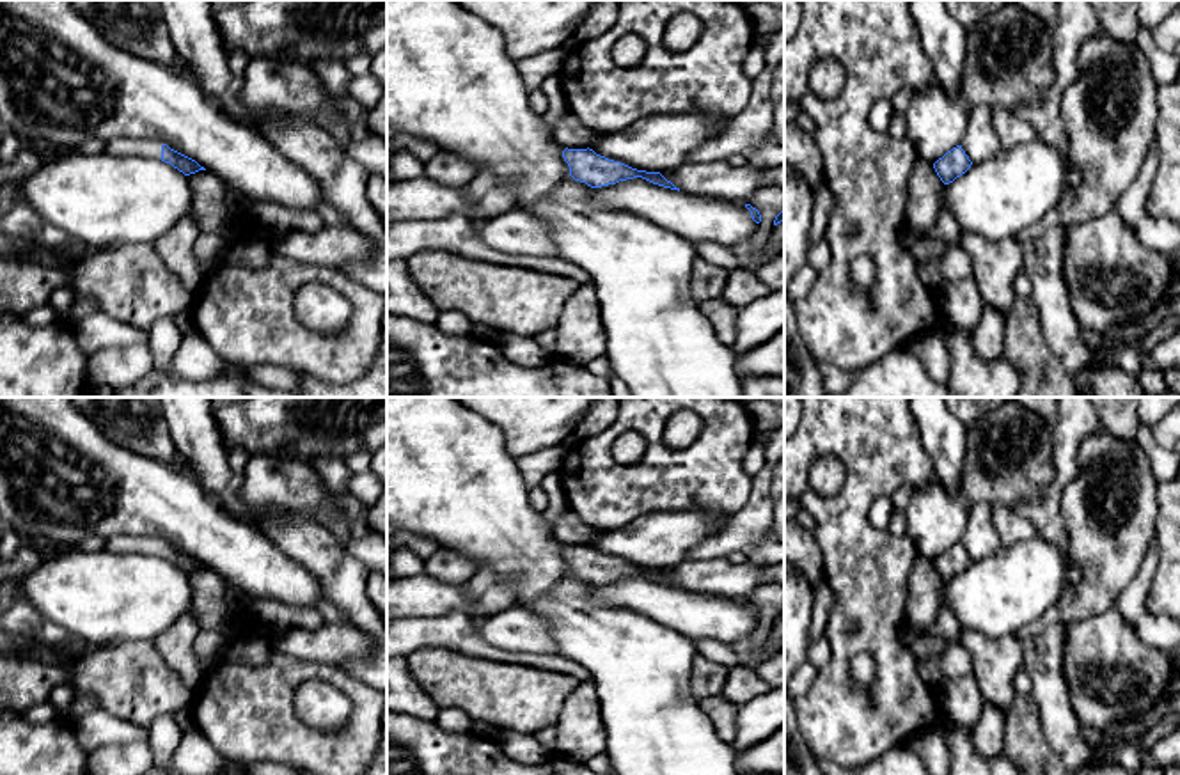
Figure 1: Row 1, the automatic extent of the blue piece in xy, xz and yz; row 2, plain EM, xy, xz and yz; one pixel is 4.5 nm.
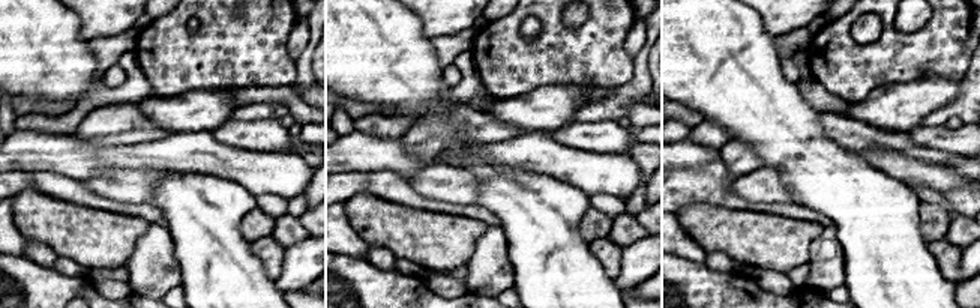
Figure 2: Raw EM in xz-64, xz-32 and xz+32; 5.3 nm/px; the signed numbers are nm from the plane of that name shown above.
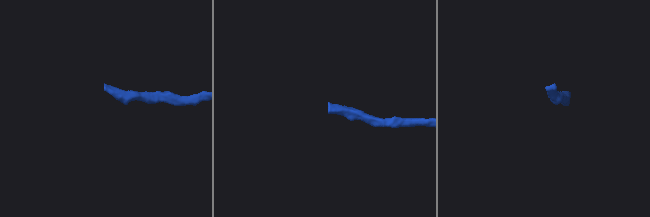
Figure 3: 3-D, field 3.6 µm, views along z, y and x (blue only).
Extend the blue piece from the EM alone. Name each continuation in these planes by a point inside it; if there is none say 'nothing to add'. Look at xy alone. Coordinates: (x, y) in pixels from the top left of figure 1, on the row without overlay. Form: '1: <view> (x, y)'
1: xy (146, 545)

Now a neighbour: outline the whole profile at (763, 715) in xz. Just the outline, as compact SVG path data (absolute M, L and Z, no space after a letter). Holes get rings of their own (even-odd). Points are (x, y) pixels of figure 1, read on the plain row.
M784 686L770 688L765 695L758 695L738 708L736 736L731 745L736 752L751 748L783 725Z

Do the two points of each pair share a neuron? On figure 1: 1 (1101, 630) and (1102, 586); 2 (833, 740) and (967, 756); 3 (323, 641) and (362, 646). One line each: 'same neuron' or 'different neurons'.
1: different neurons
2: different neurons
3: same neuron

